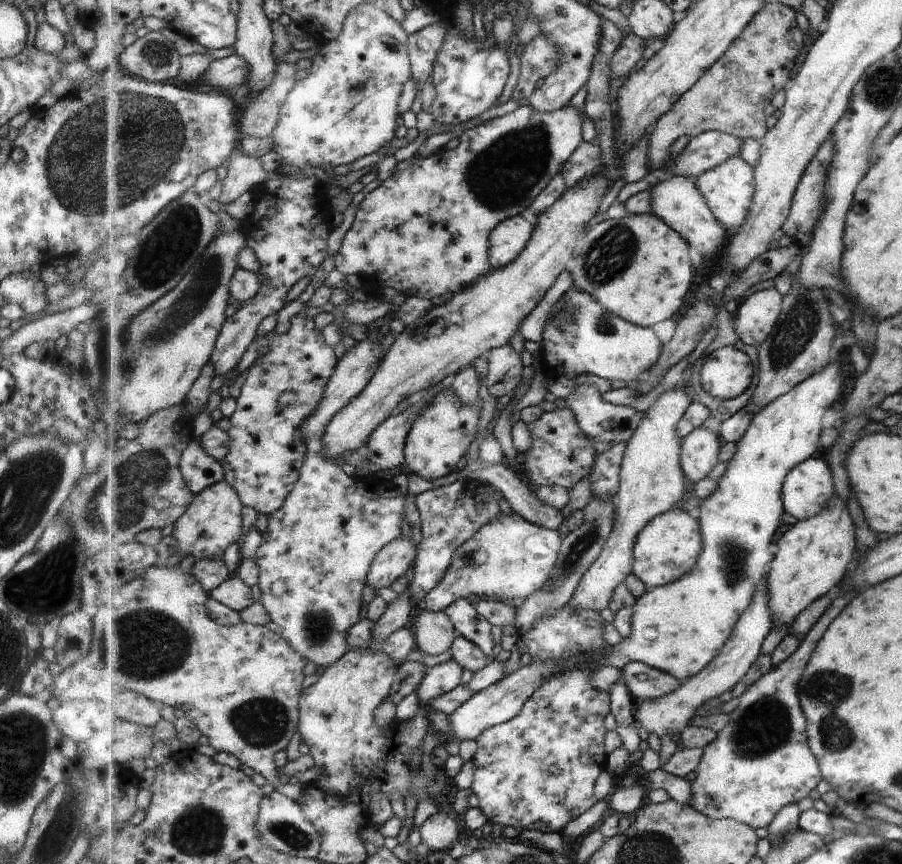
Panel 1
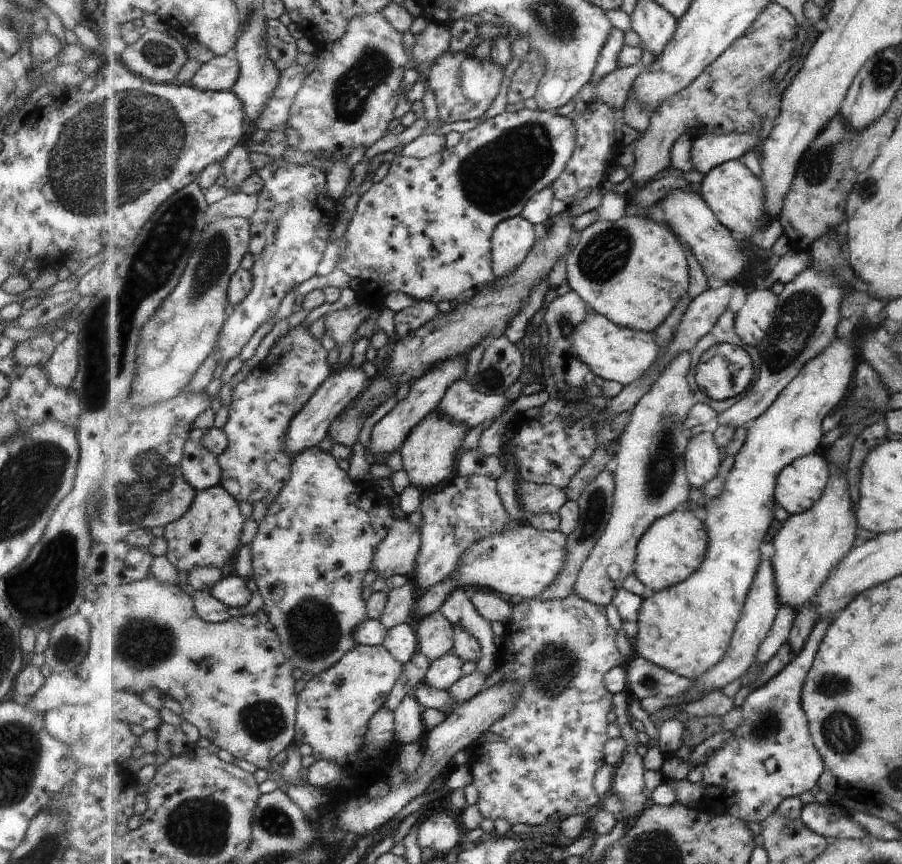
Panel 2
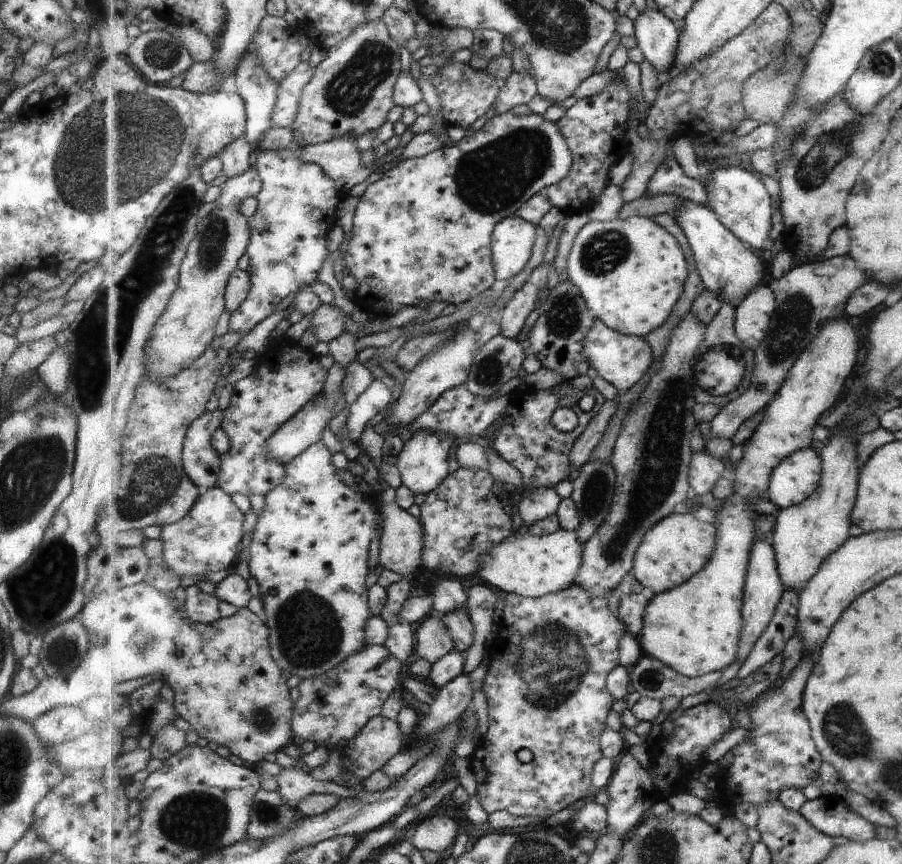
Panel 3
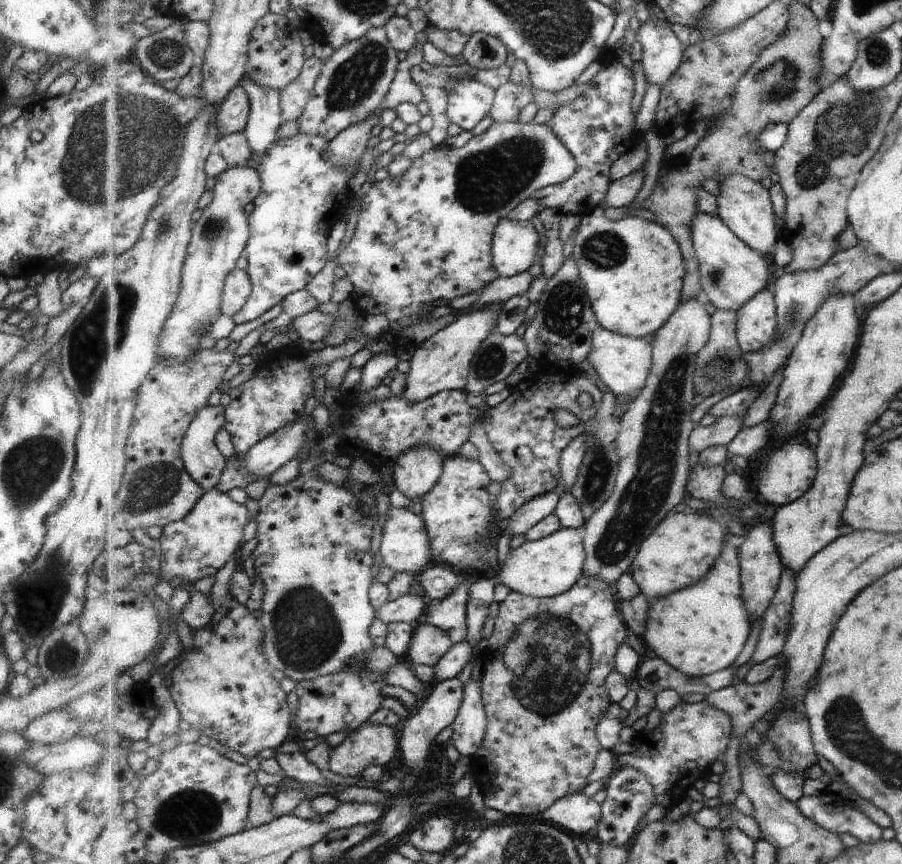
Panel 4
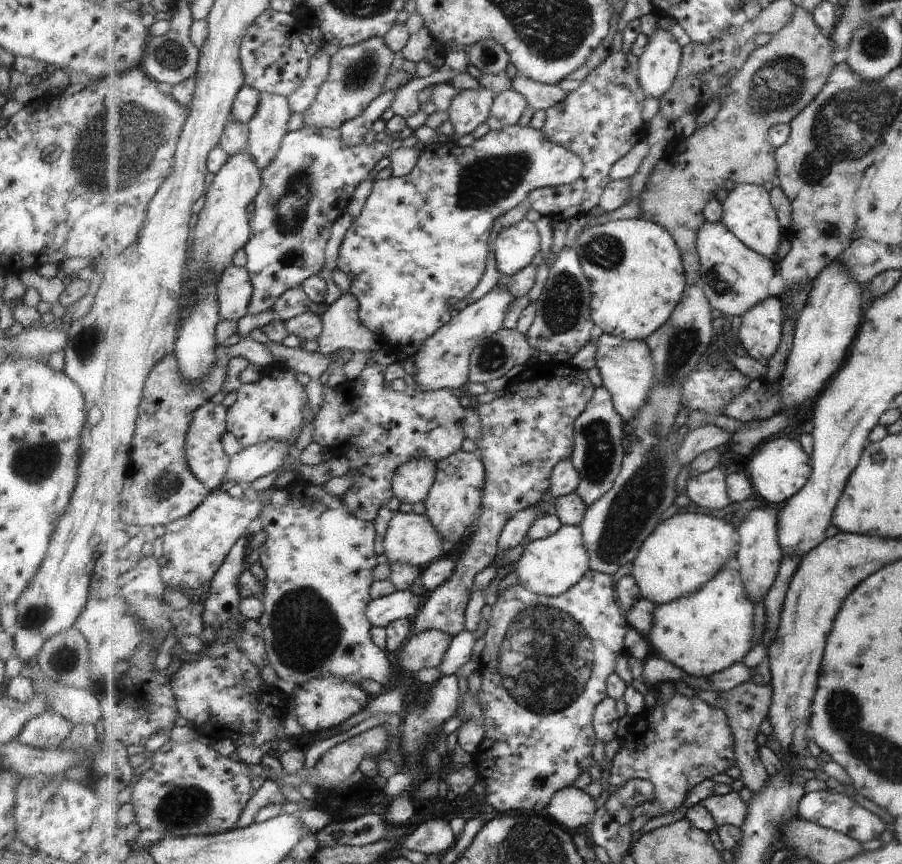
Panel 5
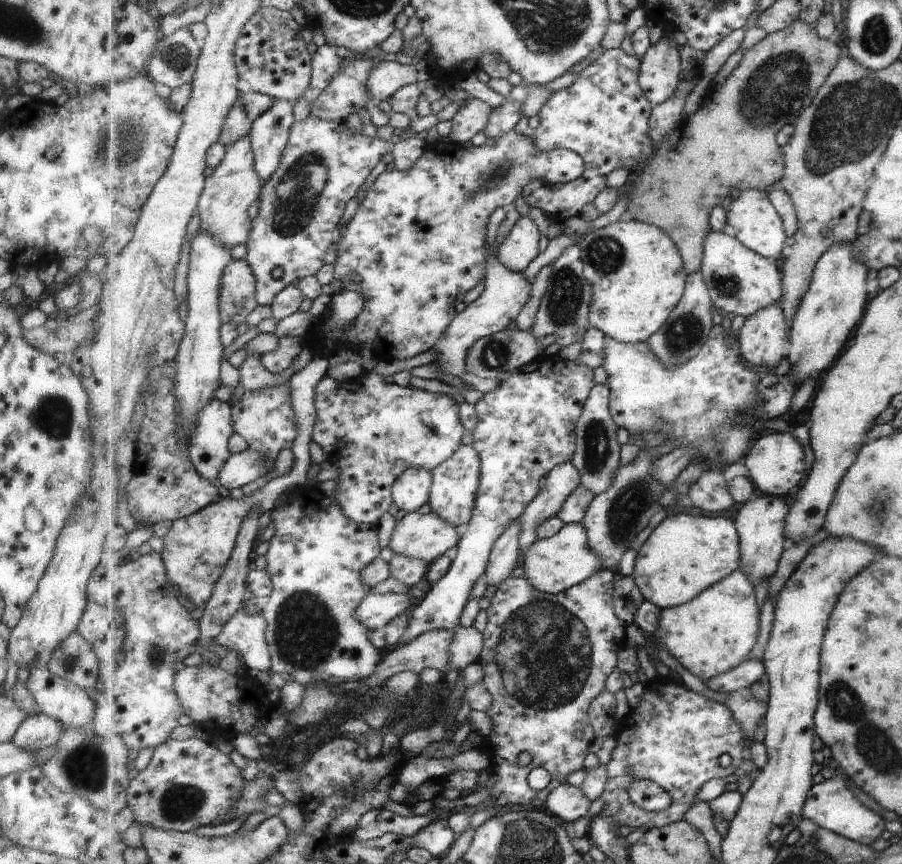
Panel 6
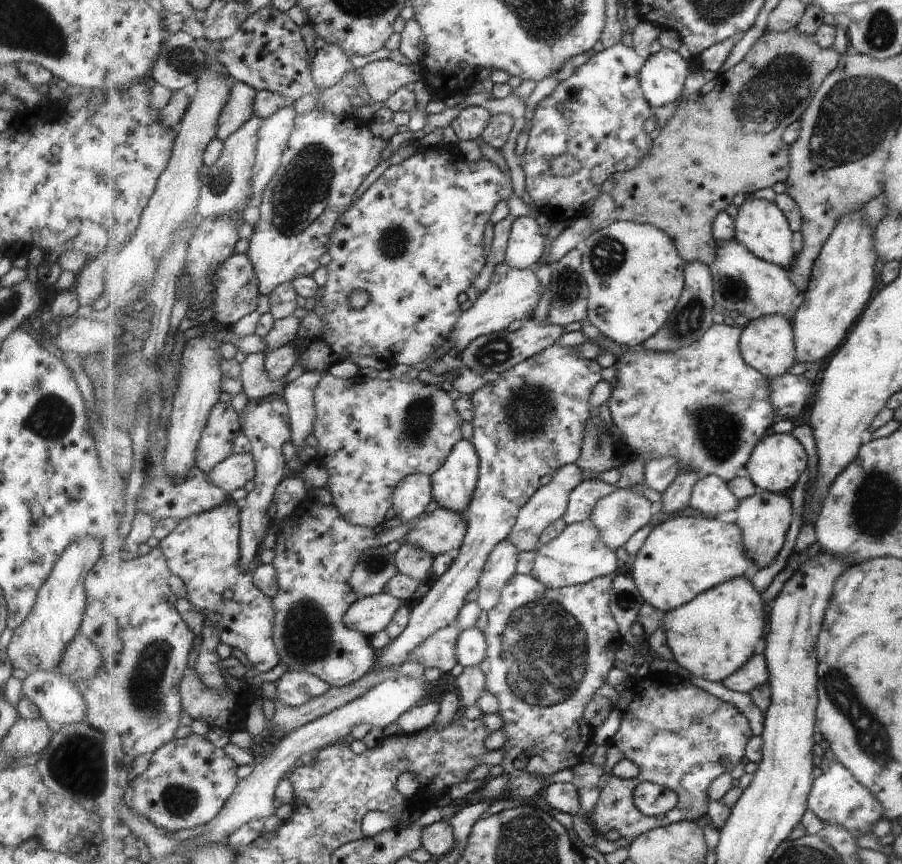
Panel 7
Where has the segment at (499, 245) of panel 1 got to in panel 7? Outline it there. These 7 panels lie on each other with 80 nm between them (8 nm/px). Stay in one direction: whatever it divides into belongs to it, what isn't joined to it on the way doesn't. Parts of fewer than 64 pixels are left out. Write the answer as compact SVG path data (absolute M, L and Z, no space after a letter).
M531 216L519 217L512 226L506 263L516 269L531 269L548 246L545 224Z

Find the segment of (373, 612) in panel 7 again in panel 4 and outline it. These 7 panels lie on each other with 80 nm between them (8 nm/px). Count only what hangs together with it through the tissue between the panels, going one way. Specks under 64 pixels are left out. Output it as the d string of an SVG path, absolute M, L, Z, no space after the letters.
M408 594L394 601L387 601L376 610L376 618L385 621L388 625L393 623L409 623L419 621L425 614L425 602L419 595Z

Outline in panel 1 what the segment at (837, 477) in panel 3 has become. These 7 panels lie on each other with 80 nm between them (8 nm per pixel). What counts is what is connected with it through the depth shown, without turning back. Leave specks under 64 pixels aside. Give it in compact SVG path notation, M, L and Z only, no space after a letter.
M835 496L825 510L816 517L798 521L774 546L775 558L768 574L768 605L772 612L772 630L784 629L786 634L816 600L841 586L853 561L857 558L856 526L839 496Z

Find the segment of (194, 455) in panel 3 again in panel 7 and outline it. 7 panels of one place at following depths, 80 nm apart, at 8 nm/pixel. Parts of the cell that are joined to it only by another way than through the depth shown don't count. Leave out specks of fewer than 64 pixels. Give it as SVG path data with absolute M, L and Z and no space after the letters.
M217 402L197 448L197 467L209 474L217 464L234 454L234 442L241 433L235 408L230 403Z

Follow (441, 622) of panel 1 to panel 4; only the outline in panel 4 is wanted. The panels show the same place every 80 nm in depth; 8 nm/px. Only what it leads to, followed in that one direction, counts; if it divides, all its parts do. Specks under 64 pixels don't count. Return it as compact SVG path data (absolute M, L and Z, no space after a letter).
M432 624L419 625L406 652L413 666L436 664L453 648L454 642L447 632Z

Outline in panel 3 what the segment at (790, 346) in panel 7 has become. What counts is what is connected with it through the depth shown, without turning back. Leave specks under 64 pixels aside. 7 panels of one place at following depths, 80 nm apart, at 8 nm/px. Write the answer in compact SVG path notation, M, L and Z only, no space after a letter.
M769 286L753 289L736 309L736 333L746 347L756 350L765 340L776 312L776 295Z

